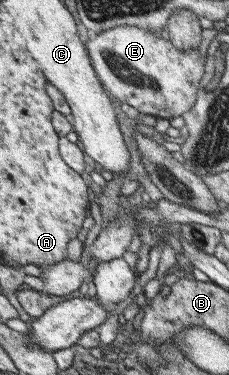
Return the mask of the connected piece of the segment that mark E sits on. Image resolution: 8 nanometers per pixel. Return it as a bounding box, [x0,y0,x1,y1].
[87,26,205,120]

